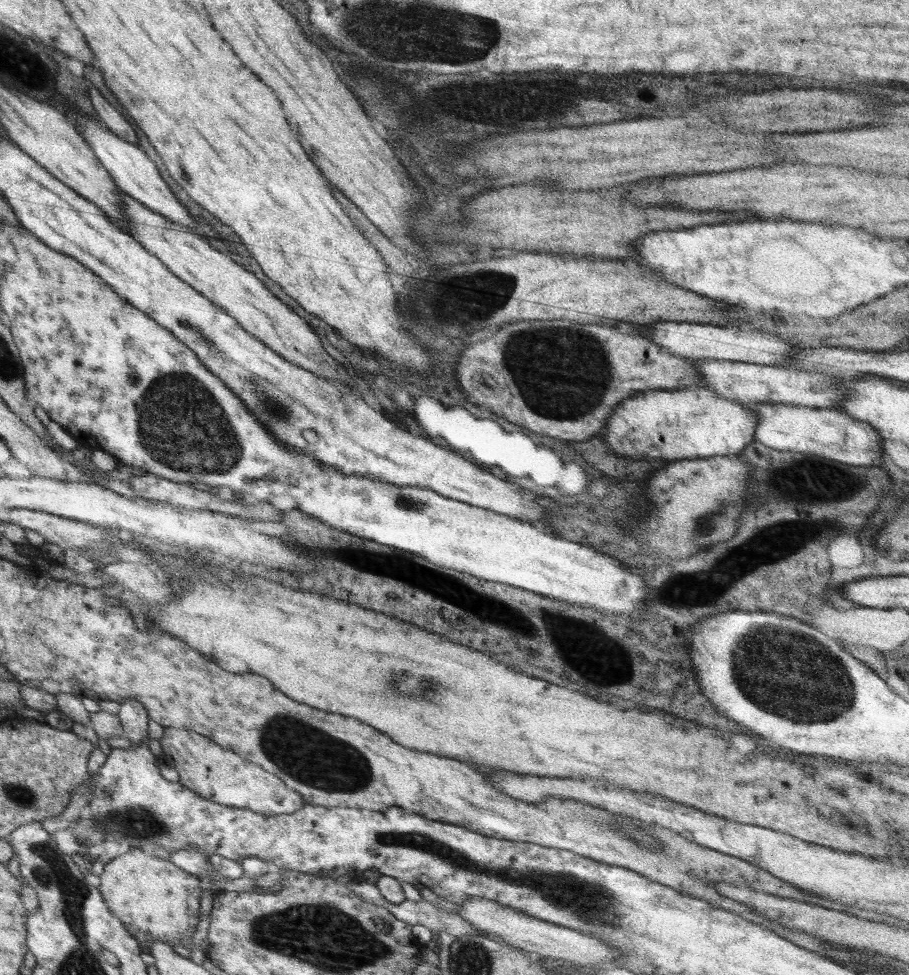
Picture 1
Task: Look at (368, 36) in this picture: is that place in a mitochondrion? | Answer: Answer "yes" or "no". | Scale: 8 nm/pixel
yes

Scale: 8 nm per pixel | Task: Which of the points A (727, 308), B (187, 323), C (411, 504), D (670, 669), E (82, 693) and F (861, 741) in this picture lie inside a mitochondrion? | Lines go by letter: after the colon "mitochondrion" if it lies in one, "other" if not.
A: other
B: mitochondrion
C: mitochondrion
D: other
E: other
F: other

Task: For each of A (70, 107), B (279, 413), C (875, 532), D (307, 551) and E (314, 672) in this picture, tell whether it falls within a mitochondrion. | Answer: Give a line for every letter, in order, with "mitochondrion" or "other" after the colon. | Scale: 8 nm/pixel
A: other
B: mitochondrion
C: other
D: other
E: other

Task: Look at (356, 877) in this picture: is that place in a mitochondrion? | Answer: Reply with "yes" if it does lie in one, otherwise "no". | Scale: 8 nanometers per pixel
no

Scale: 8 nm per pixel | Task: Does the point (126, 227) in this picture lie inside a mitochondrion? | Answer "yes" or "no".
no

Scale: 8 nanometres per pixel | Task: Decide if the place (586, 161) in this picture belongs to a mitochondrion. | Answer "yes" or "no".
no

